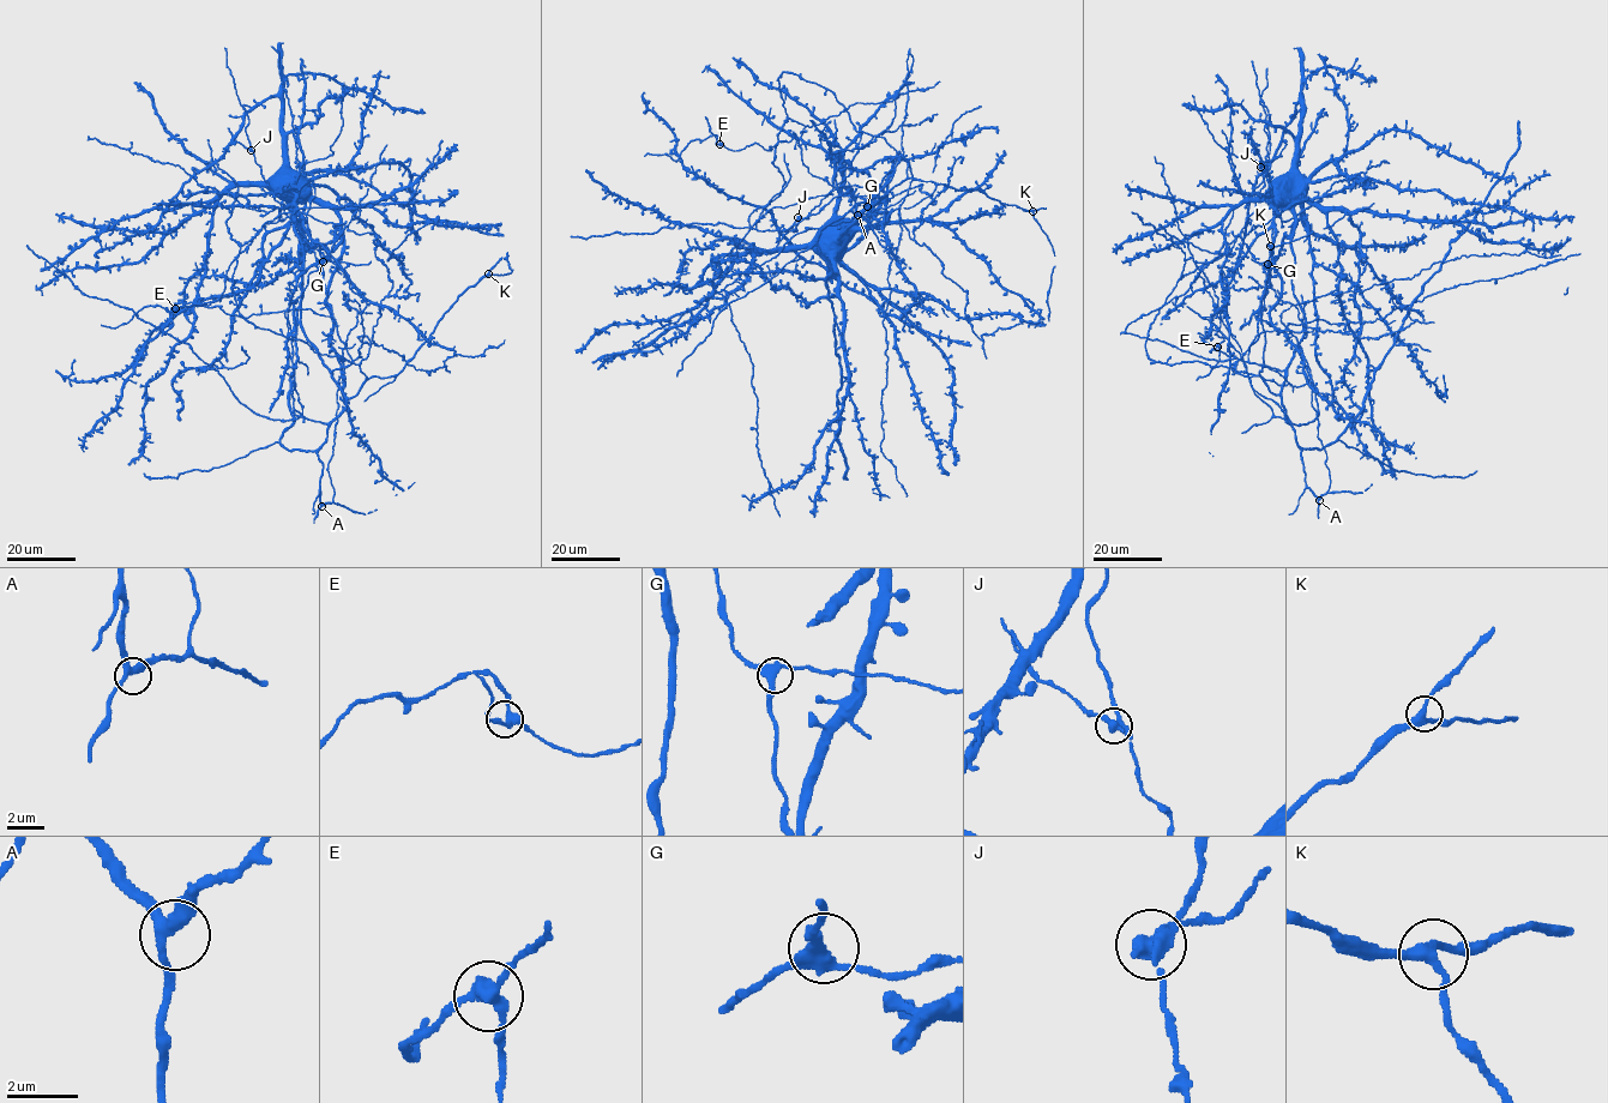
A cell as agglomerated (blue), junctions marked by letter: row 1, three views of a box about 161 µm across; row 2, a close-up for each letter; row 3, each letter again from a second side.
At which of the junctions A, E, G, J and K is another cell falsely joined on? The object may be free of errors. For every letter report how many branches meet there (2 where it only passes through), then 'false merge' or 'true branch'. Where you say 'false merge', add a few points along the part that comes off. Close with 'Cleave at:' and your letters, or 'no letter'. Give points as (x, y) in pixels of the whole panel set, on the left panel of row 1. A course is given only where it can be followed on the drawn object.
A: 3 | true branch
E: 3 | true branch
G: 3 | true branch
J: 3 | false merge | (250, 150), (233, 139), (228, 128)
K: 3 | true branch
Cleave at: J

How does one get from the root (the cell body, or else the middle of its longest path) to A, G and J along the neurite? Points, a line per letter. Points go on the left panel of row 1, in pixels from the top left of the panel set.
A: (293, 185), (303, 254), (301, 329), (345, 398), (317, 452), (321, 506)
G: (293, 185), (295, 180), (303, 180), (314, 190), (306, 217), (314, 255), (323, 261)
J: (293, 185), (295, 180), (290, 187), (306, 236), (275, 199), (250, 150)

